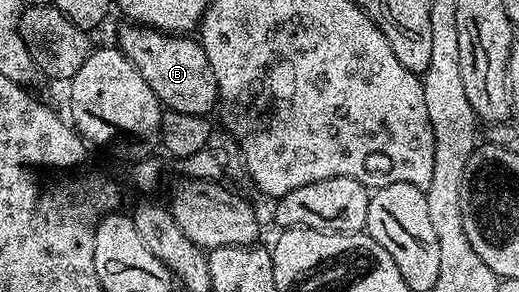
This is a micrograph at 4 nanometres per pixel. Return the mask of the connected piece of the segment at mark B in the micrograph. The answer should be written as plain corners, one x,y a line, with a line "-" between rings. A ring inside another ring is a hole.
129,23
127,27
117,34
115,43
121,54
134,62
138,74
146,78
146,86
154,90
165,109
208,116
211,108
213,111
217,107
220,99
218,82
214,78
214,70
210,70
210,58
206,58
206,50
199,39
188,34
160,32
143,24

